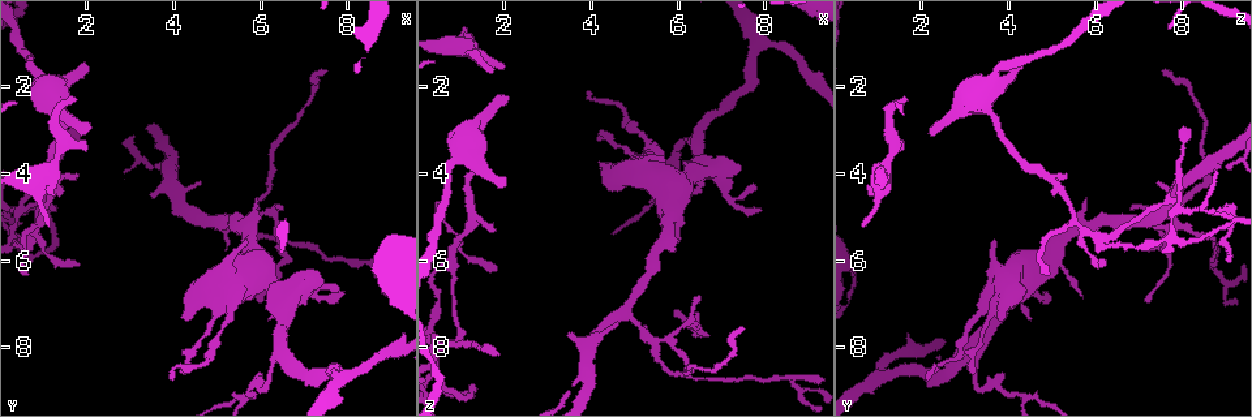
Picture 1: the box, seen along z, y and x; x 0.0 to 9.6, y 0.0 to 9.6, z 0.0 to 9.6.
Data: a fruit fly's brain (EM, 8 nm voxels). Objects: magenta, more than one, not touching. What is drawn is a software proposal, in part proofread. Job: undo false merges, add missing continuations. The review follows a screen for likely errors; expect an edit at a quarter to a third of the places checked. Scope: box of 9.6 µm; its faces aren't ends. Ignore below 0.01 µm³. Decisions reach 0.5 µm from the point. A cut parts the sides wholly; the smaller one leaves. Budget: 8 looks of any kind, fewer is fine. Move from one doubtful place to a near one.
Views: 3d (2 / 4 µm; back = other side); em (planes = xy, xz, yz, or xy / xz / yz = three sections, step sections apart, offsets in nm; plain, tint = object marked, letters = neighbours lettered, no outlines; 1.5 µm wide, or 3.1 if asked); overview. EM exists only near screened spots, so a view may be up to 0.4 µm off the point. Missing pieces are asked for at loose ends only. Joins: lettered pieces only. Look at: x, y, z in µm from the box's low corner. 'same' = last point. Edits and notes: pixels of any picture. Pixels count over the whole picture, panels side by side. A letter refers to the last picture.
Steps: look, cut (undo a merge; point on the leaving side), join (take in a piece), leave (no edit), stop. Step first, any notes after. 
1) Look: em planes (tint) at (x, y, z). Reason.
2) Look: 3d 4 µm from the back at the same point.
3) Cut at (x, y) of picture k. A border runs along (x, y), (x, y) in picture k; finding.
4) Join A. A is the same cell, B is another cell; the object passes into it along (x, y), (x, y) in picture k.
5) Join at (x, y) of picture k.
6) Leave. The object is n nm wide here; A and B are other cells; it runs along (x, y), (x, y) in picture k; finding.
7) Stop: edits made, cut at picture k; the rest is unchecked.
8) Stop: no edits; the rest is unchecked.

Look: em planes (tint) at (1.70, 2.30, 1.70). Branch stops here.

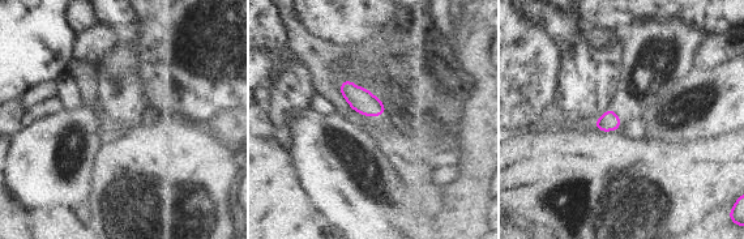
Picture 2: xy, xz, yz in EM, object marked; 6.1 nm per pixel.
Look: em planes (letters) at the same point.

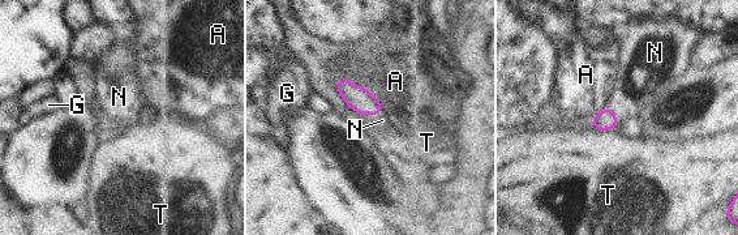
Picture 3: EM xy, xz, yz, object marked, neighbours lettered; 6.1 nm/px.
Join at (382, 120) of picture 3. The object is 120 nm wide here; N is the same cell, A, G and T are other cells; the object passes into it along (357, 98), (372, 114), (382, 120) in picture 3; the neuron continues.

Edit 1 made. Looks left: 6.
Look: overview. See it whole again.

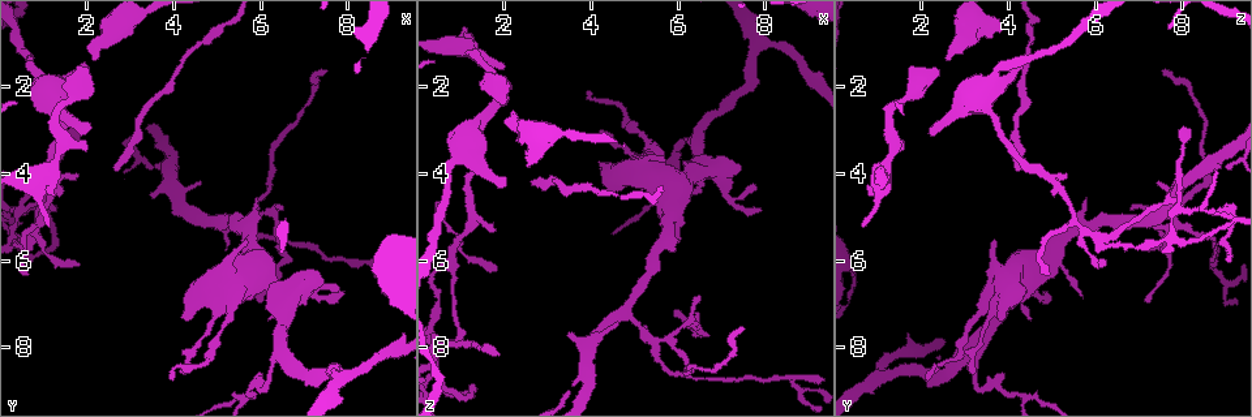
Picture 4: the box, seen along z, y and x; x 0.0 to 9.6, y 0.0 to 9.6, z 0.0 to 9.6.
Look: em planes (tint) at (2.05, 1.50, 4.30). Free end.

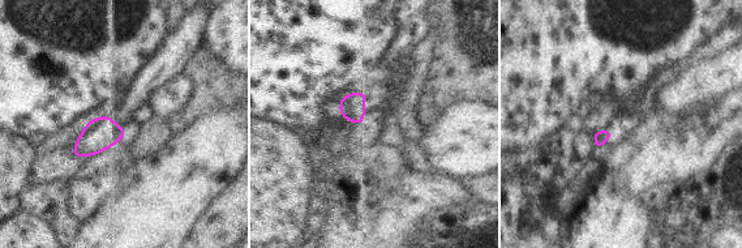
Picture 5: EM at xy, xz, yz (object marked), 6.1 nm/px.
Look: em planes (letters) at the same point. What lies round it.

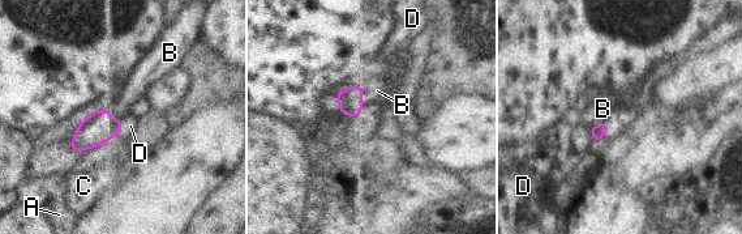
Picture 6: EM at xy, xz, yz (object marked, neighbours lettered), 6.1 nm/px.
Join at (377, 90) of picture 6. B is the same cell, A, C and D are other cells; the object passes into it along (350, 101), (361, 101), (377, 90) in picture 6; the neuron continues.

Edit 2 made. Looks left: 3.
Look: 3d 4 µm at (4.65, 4.20, 7.40). Free end.

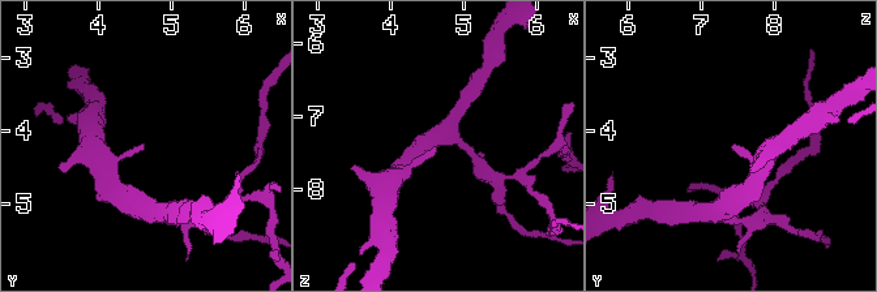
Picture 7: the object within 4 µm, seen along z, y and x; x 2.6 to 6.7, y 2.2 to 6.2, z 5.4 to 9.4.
Look: em xy step 4 (tint) at (4.65, 4.20, 7.45). Need the tissue.

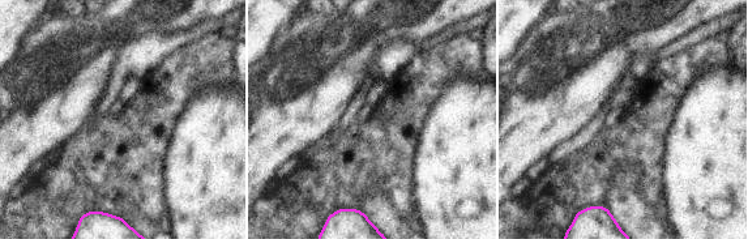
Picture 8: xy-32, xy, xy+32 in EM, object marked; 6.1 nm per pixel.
Look: em xz step 8 (letters) at the same point. Another direction.

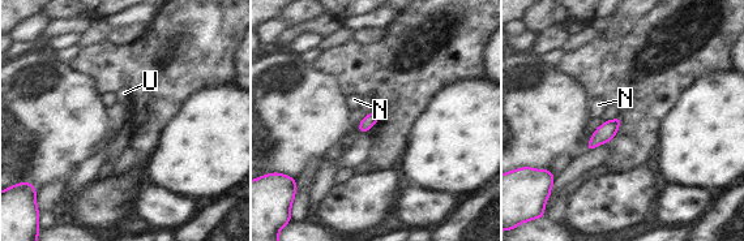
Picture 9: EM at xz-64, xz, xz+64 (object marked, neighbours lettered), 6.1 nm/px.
Leave. N and U are other cells; a border runs along (618, 116), (604, 121) in picture 9; no lettered piece goes on from it.

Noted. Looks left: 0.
Stop: edits made, join at picture 3, join at picture 6; the rest is unchecked.

